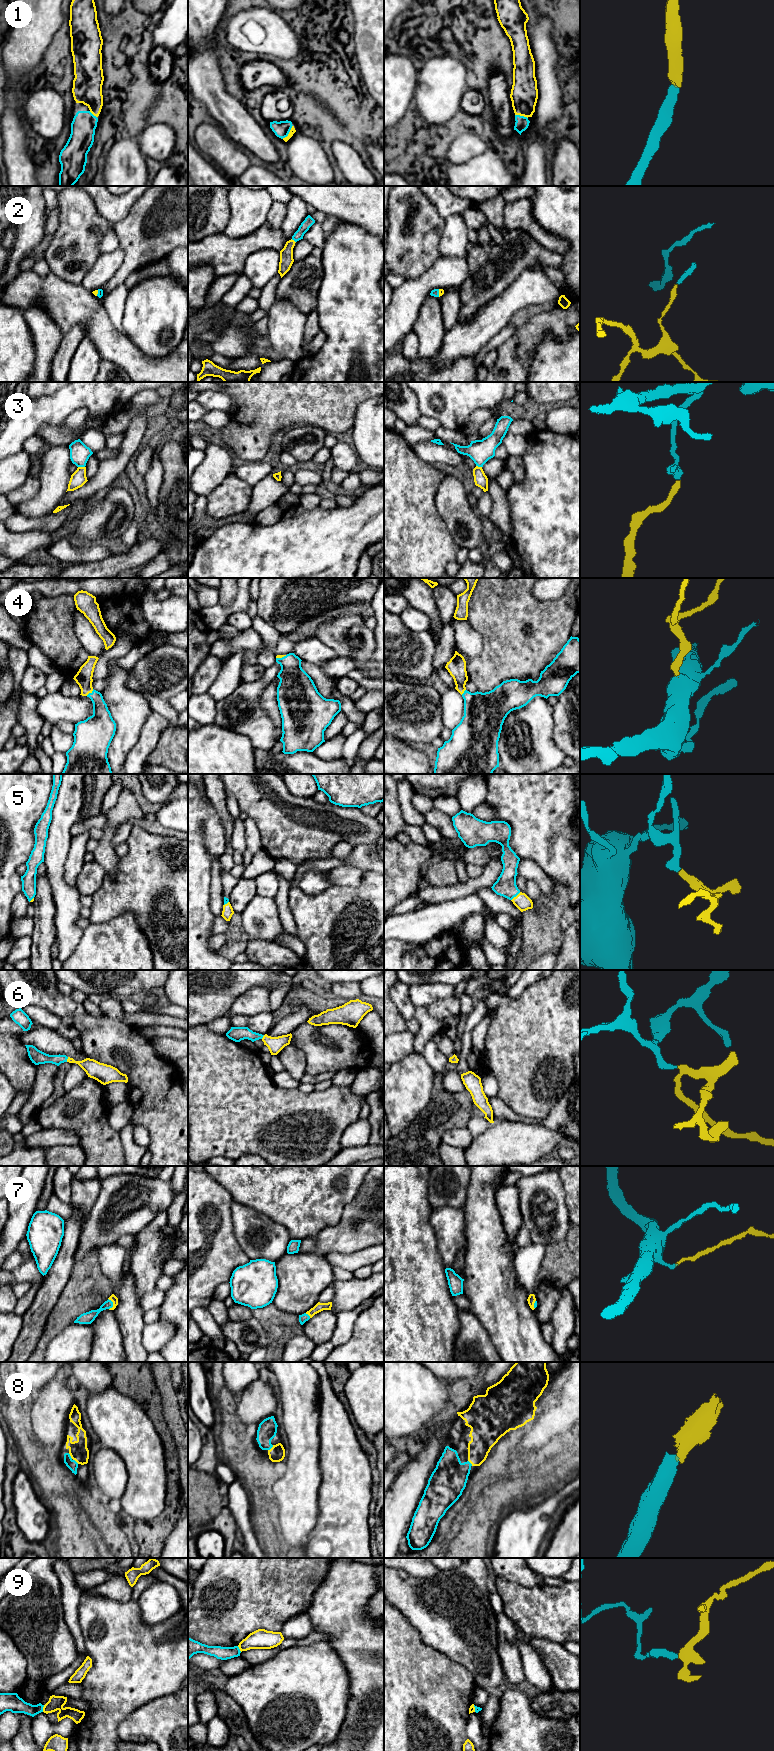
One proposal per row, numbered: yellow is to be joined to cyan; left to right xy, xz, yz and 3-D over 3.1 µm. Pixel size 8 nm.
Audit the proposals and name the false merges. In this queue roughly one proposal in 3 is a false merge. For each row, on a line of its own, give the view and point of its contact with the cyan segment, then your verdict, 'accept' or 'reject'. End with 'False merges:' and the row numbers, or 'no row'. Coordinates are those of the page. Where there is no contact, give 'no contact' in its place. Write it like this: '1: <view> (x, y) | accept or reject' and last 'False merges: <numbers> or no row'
1: xz (288, 133) | accept
2: xz (293, 239) | accept
3: xy (81, 466) | accept
4: xy (89, 693) | accept
5: yz (515, 896) | accept
6: xy (67, 1058) | accept
7: xy (112, 1304) | accept
8: xy (73, 1460) | accept
9: xy (42, 1708) | reject
False merges: 9

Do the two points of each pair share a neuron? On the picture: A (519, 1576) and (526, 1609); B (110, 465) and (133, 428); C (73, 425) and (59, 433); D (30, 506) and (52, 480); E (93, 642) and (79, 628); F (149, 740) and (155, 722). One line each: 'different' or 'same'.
A: different
B: same
C: different
D: same
E: same
F: same

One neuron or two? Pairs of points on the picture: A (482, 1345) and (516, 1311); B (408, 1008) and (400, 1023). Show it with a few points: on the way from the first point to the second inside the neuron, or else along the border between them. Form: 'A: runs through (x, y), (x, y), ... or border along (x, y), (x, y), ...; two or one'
A: border along (477, 1318), (497, 1351); two
B: border along (394, 1003), (397, 1011), (405, 1021); two

